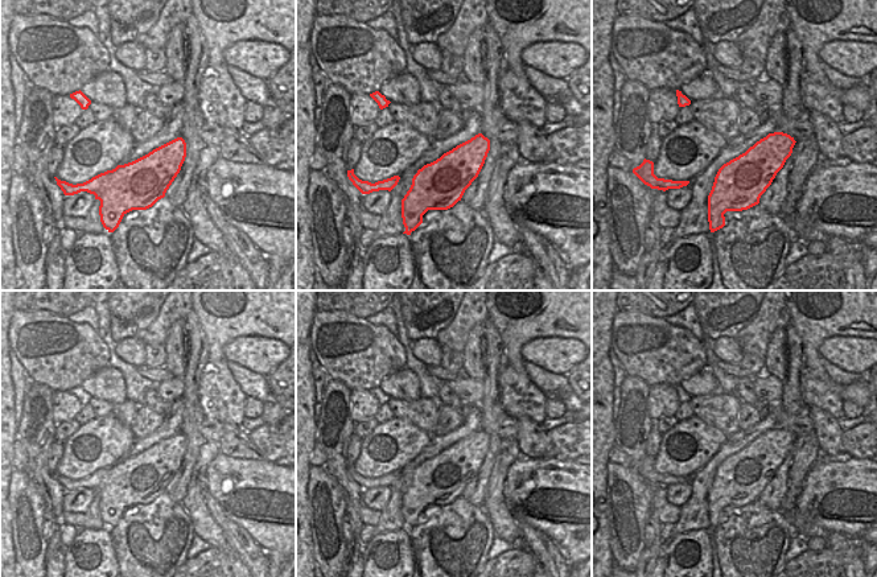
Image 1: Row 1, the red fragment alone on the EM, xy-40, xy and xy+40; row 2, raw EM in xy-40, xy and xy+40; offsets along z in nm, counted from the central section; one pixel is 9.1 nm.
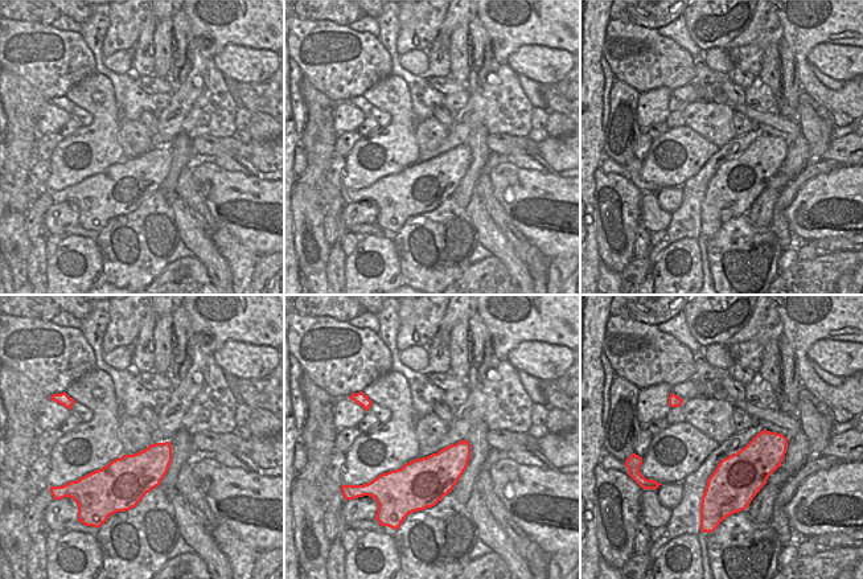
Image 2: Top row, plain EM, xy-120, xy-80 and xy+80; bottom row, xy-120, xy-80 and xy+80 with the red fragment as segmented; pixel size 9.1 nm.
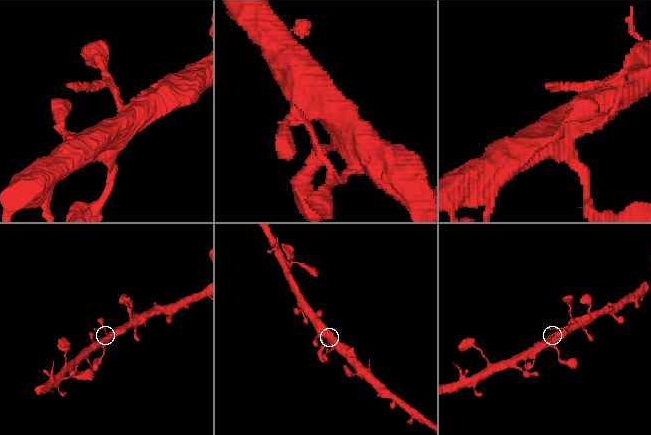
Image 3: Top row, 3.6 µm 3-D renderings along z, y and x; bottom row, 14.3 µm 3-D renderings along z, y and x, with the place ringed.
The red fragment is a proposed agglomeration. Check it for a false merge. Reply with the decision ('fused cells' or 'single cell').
single cell

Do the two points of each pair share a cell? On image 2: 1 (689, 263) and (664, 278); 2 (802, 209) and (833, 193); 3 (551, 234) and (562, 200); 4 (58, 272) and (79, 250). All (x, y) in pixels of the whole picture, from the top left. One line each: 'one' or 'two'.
1: one
2: one
3: one
4: one

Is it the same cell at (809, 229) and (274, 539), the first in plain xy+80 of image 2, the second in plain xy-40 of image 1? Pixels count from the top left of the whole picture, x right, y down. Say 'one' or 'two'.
one

